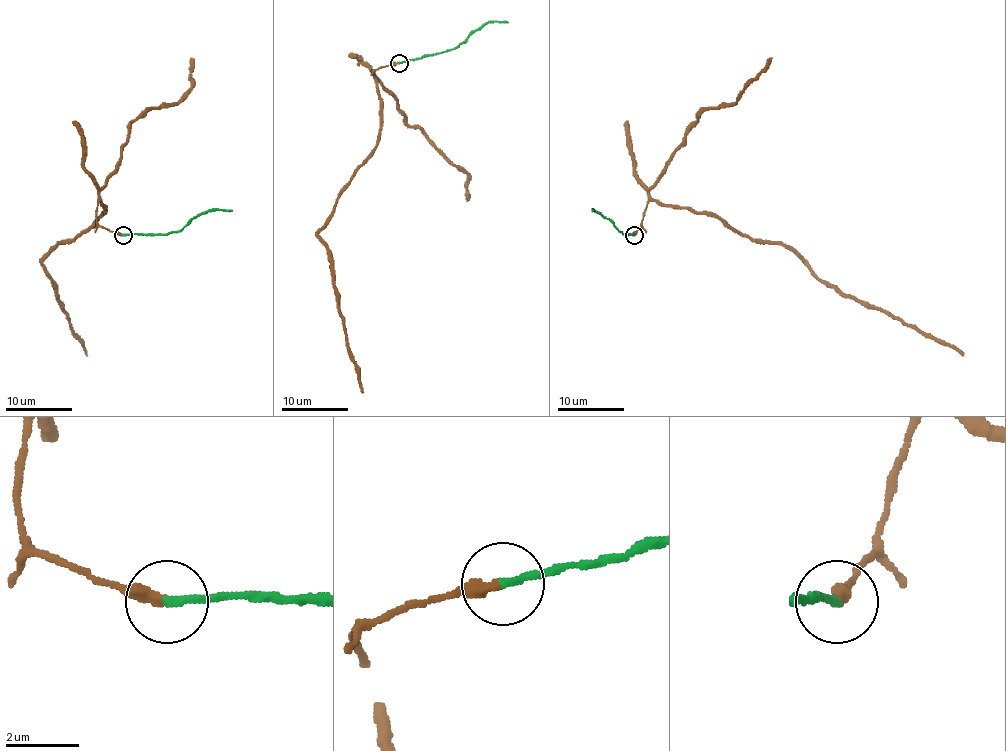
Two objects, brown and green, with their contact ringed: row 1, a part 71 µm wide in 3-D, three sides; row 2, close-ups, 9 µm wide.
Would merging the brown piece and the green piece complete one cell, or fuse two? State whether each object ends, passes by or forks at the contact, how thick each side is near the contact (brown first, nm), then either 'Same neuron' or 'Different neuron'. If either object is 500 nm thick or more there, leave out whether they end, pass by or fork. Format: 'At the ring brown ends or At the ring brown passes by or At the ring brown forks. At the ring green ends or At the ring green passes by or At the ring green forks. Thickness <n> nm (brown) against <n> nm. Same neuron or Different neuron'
At the ring brown ends. At the ring green ends. Thickness 320 nm (brown) against 240 nm. Same neuron

